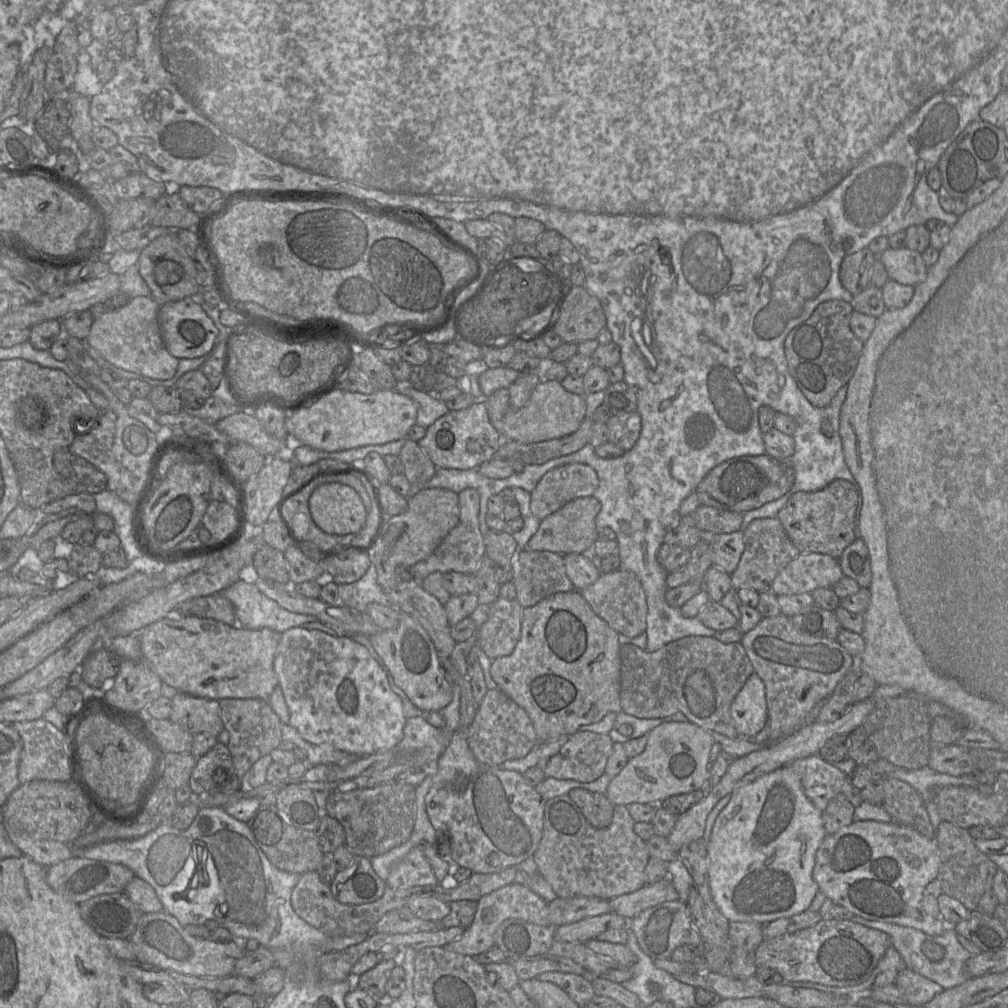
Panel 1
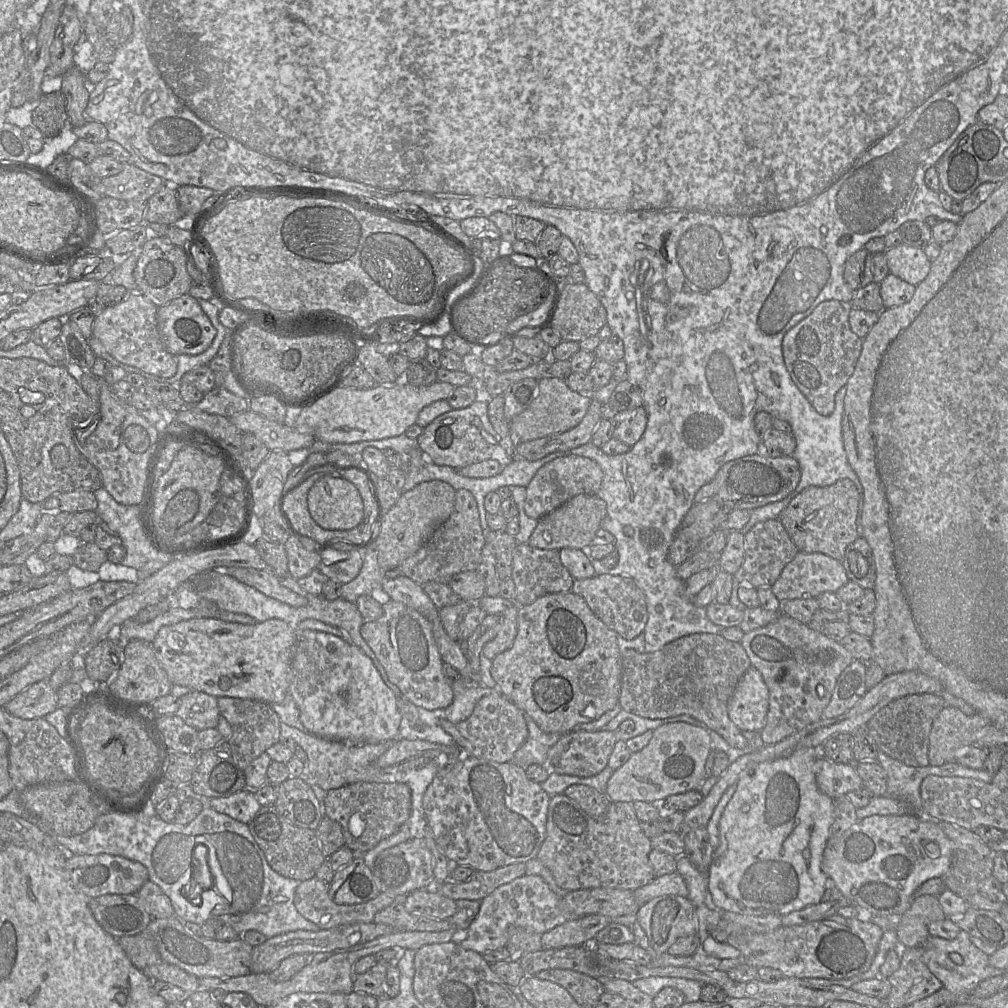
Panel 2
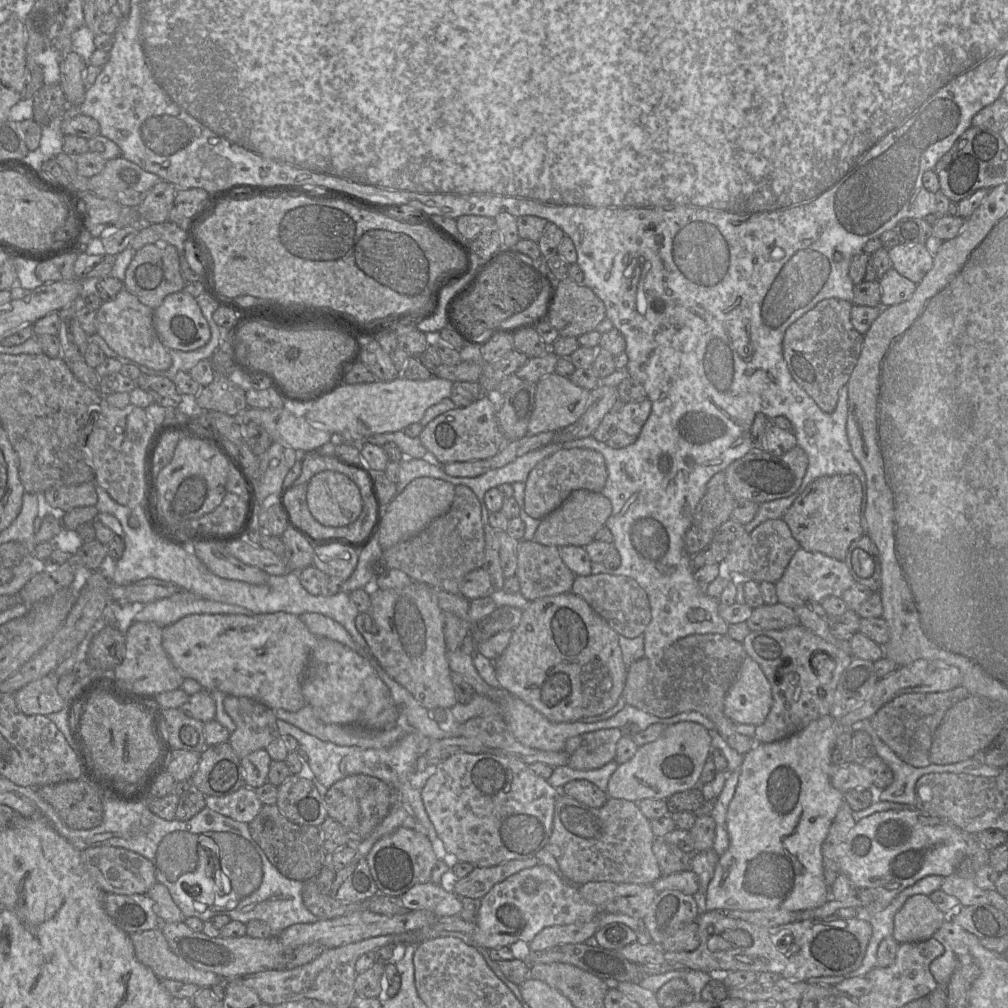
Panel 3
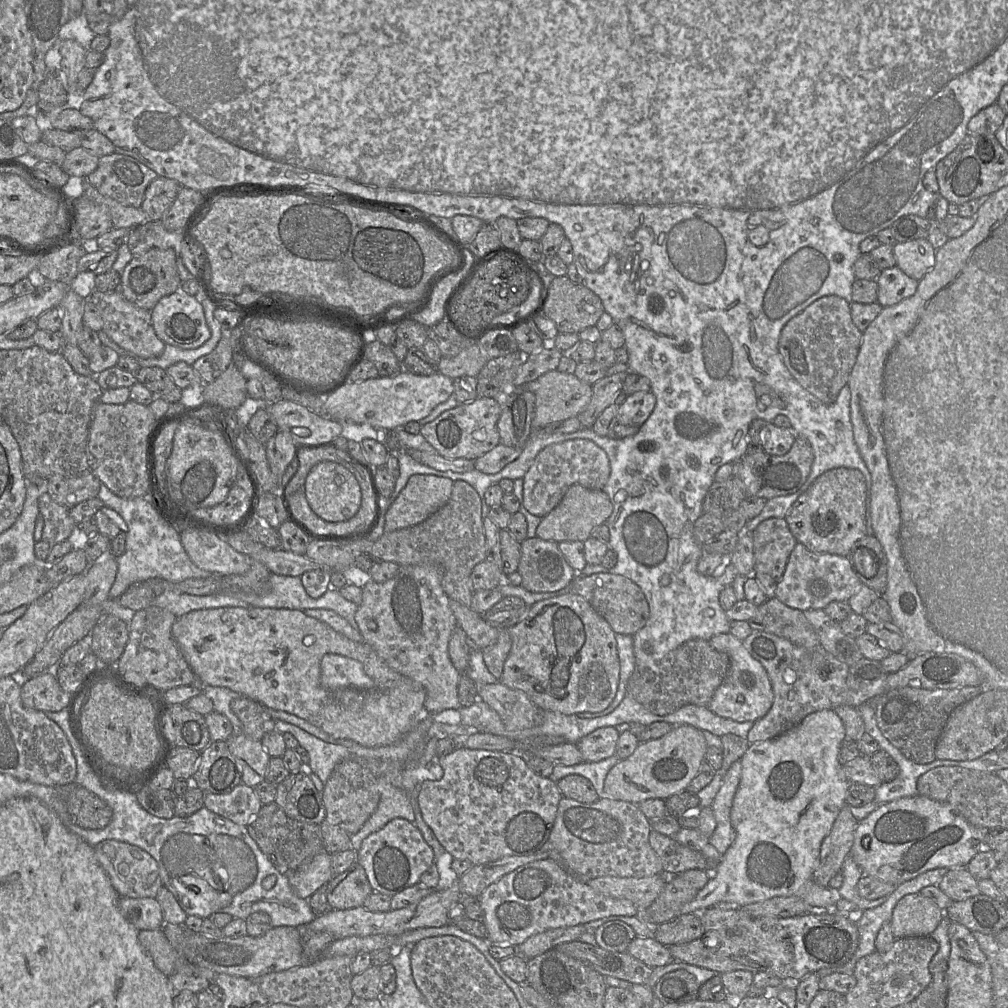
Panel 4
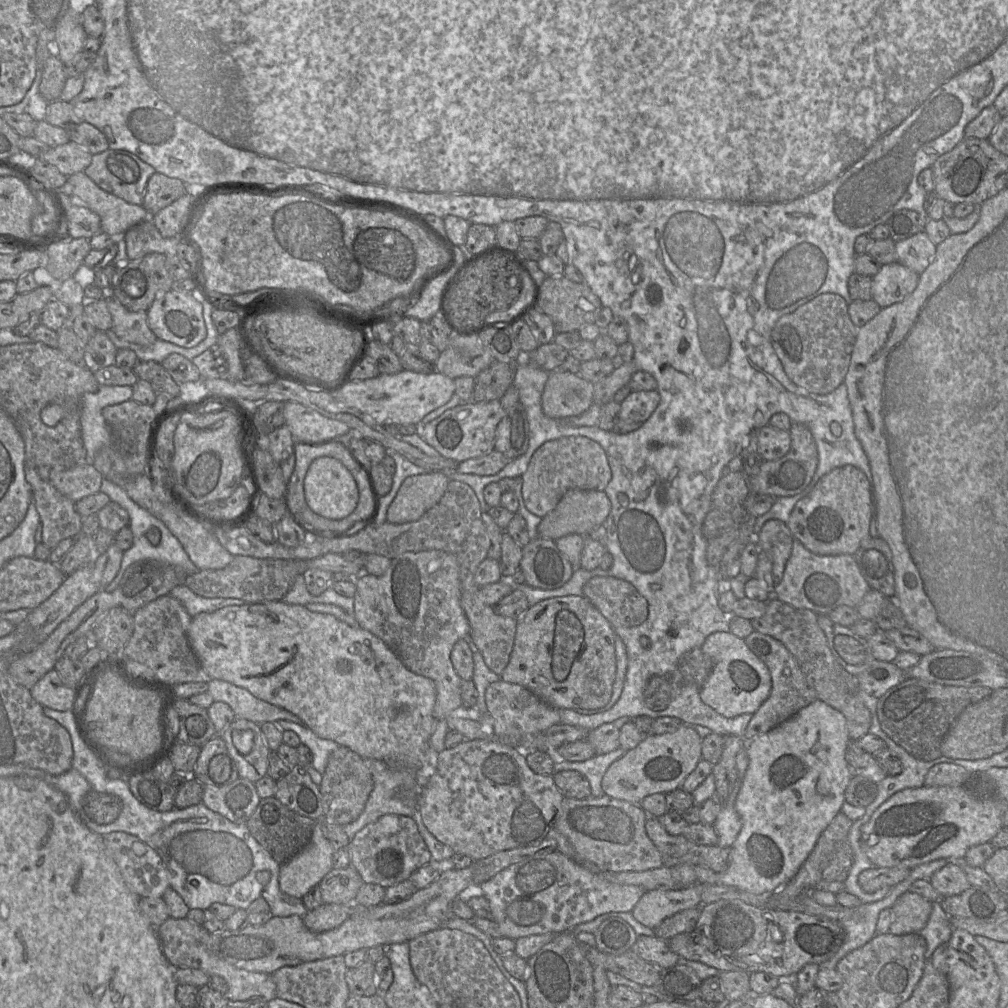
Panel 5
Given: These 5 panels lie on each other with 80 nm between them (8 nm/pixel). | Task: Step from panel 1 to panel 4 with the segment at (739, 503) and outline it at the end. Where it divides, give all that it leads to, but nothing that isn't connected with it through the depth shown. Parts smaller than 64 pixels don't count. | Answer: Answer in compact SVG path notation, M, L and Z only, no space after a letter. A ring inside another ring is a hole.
M797 436L790 450L781 456L770 455L761 447L750 448L744 456L736 461L734 475L745 486L747 496L771 499L778 496L787 496L797 492L807 480L814 454L809 442Z

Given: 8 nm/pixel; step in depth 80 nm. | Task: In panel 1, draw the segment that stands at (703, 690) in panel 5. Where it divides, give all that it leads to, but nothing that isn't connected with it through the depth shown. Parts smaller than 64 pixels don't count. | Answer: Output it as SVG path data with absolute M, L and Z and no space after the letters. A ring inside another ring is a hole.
M756 672L748 677L734 698L730 714L736 731L745 738L753 738L767 723L765 687Z

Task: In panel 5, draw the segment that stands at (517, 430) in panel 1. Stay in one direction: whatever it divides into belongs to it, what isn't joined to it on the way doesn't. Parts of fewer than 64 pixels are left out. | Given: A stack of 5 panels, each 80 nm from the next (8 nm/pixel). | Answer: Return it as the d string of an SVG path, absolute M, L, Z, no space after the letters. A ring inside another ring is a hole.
M561 369L549 374L542 395L546 416L567 420L586 411L594 403L595 384L578 373Z

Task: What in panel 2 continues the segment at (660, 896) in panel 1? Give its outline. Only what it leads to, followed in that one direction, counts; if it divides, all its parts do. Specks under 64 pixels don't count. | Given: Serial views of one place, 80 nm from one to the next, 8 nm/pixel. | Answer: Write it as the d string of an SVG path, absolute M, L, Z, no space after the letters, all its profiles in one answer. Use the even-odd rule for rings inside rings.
M677 872L655 877L651 882L633 890L637 903L641 906L653 898L663 895L688 897L688 888L684 878Z

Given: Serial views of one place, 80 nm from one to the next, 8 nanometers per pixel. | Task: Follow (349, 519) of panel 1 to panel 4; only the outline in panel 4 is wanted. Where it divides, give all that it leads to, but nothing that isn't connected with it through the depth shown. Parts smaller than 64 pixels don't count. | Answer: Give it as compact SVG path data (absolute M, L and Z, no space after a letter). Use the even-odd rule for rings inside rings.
M322 461L313 466L305 481L305 495L312 511L327 522L344 522L356 515L361 506L361 489L355 476L343 465Z

